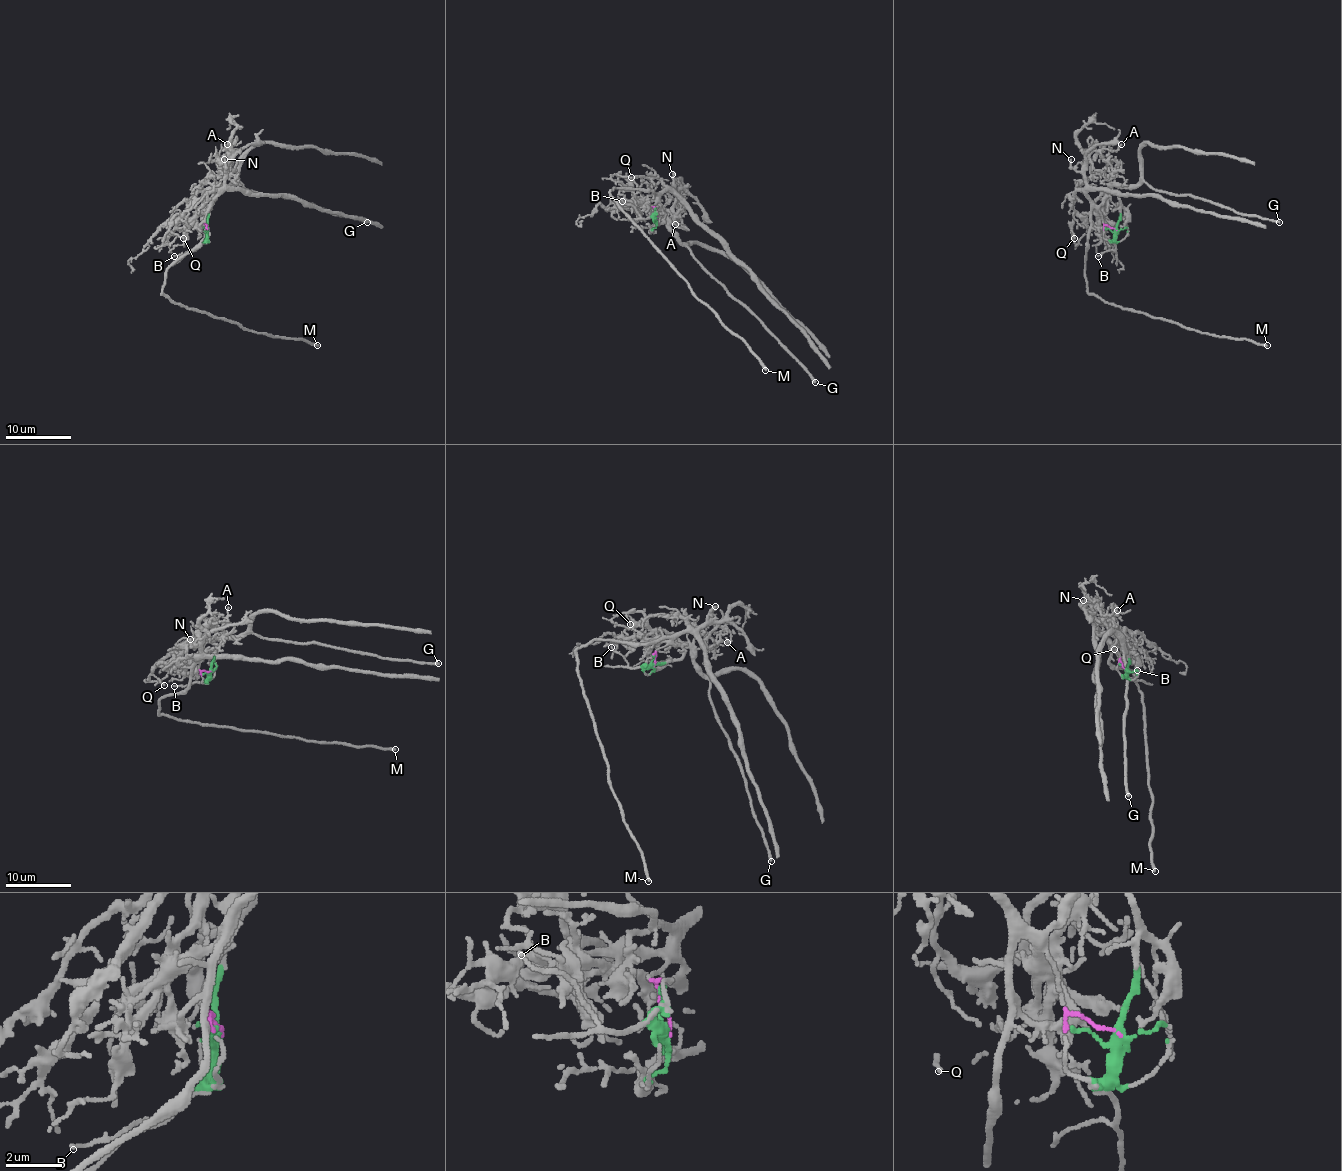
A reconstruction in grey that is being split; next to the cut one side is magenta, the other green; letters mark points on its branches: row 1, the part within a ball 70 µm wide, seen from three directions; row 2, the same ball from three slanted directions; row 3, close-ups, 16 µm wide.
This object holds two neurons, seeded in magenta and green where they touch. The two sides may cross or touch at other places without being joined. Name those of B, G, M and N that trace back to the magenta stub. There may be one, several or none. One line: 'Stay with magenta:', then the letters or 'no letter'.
Stay with magenta: M, N

